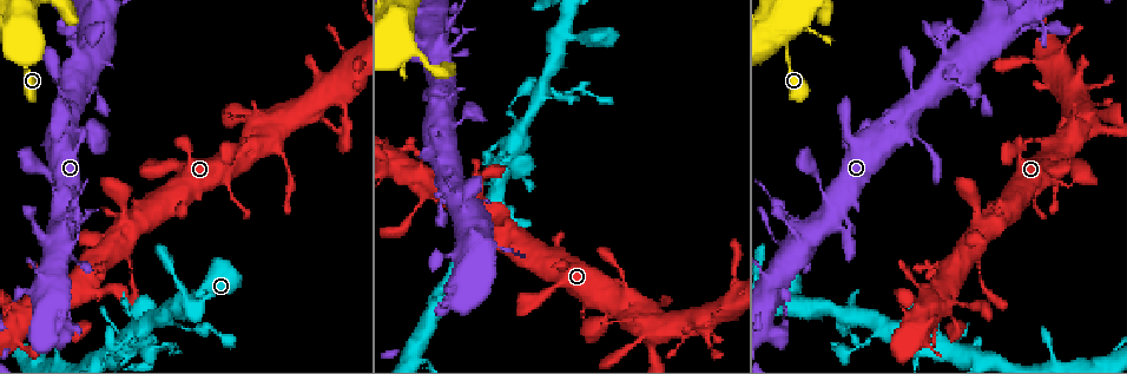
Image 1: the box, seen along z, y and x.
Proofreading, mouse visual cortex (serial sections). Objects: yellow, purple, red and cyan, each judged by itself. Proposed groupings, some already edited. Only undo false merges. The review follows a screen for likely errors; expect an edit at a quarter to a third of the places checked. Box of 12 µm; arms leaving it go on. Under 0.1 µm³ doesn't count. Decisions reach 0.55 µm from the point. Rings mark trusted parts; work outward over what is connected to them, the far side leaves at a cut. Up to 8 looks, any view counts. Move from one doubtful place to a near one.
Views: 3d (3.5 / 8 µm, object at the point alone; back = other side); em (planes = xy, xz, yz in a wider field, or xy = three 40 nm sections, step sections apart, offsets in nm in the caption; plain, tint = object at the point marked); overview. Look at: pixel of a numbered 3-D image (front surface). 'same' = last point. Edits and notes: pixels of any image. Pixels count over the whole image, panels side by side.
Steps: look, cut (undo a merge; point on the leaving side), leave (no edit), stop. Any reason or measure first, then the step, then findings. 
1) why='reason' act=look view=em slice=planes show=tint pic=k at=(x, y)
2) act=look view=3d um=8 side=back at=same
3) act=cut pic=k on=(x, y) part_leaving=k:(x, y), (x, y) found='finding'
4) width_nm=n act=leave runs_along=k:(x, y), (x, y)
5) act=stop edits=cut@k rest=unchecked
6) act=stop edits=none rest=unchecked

why='abrupt turn' act=look view=3d um=8 pic=1 at=(562, 38)

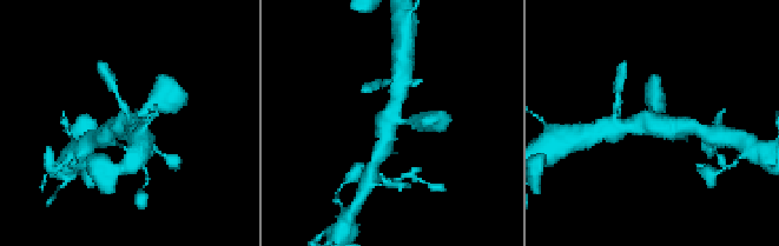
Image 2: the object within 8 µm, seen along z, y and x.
why='closer look' act=look view=3d um=3.5 pic=2 at=(652, 118)

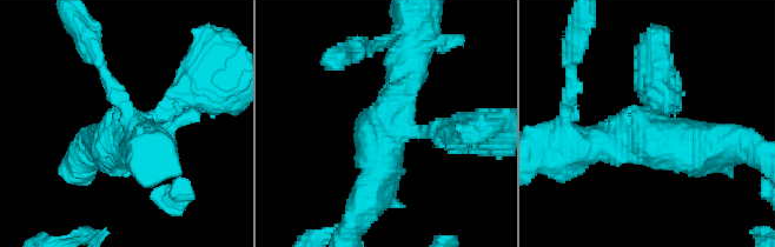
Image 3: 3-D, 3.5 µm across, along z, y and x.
arm_widths_nm=350,450,500 act=leave runs_along=3:(462, 134), (389, 128), (368, 194) found='one cell here'

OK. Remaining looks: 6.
why='arms part here' act=look view=3d um=3.5 side=back pic=1 at=(956, 354)

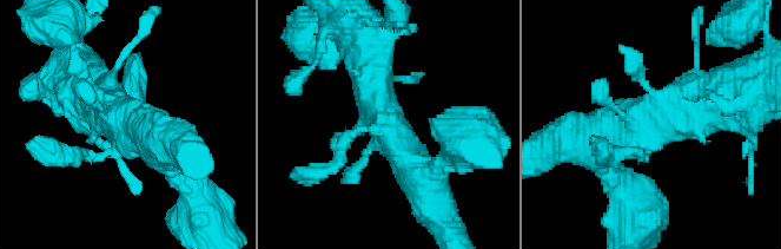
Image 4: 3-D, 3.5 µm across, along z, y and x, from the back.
act=look view=em slice=xy step=3 show=tint pic=4 at=(390, 126)

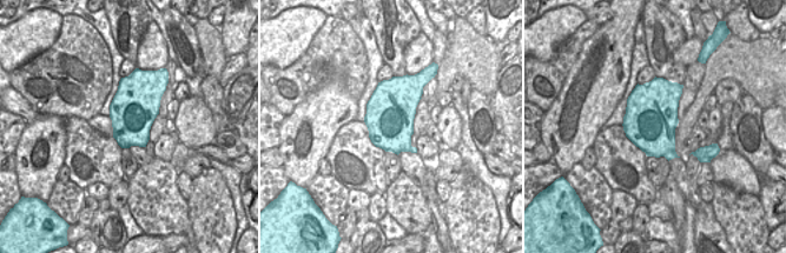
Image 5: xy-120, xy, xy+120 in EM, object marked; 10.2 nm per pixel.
act=leave runs_along=4:(368, 56), (379, 110), (427, 185) found='all the same cell'

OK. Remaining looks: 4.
act=look view=3d um=3.5 pic=1 at=(396, 27)

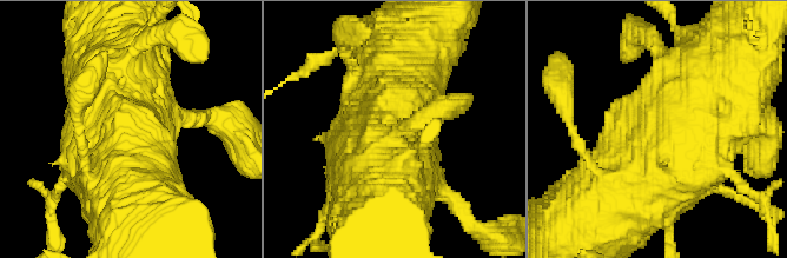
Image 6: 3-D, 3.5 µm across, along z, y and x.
why='need the tissue' act=look view=em slice=xy step=2 show=tint at=same

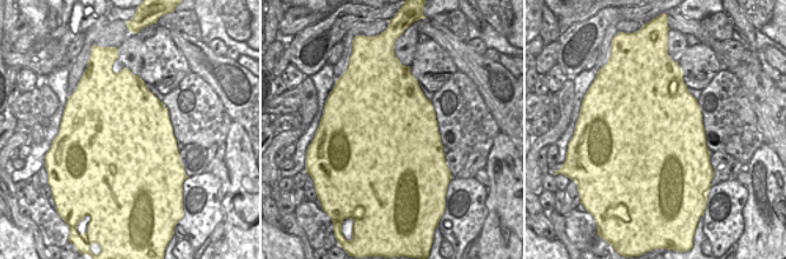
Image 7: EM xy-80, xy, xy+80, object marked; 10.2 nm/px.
act=leave runs_along=6:(648, 183), (696, 113), (733, 118) found='continuous, no second cell'

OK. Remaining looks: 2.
act=stop edits=none rest=unchecked

